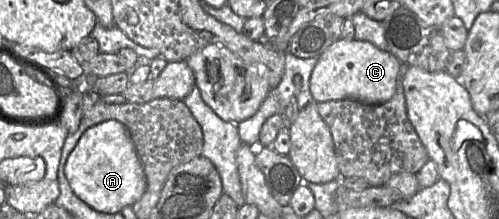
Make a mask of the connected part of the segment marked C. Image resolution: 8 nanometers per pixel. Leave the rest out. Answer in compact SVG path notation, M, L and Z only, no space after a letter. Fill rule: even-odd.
M340 38L318 56L309 81L313 102L351 99L368 105L384 104L395 94L401 64L388 50L380 50L371 42Z

